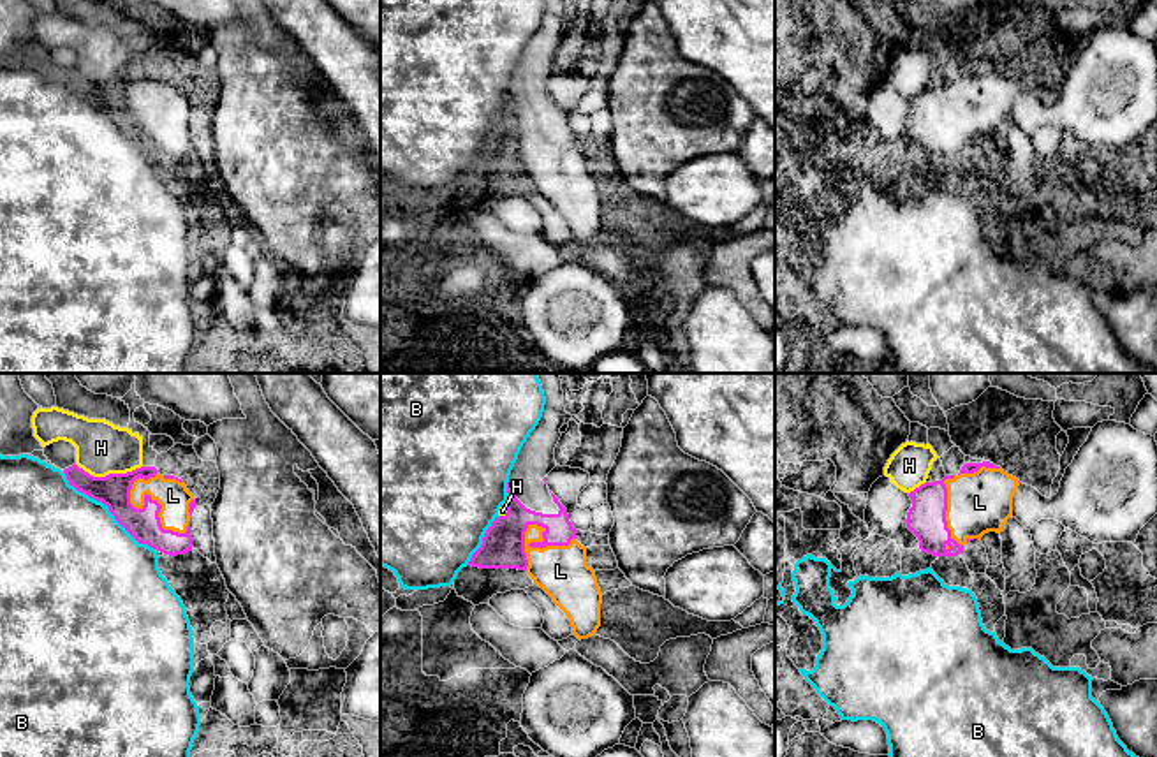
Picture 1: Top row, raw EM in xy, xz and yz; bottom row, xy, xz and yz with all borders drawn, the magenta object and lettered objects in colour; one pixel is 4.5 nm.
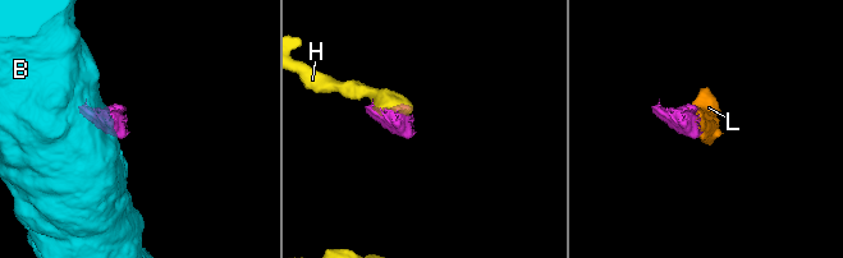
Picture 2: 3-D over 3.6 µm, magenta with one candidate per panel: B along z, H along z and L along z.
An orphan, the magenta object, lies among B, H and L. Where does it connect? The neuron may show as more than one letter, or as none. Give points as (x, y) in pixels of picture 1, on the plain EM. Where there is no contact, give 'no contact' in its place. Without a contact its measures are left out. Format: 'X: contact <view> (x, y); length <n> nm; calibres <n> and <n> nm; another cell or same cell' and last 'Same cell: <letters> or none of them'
B: contact xy (108, 113); length 550 nm; calibres 150 and 480 nm; another cell
H: contact xy (108, 81); length 320 nm; calibres 150 and 240 nm; another cell
L: contact xy (155, 106); length 340 nm; calibres 150 and 140 nm; same cell
Same cell: L

